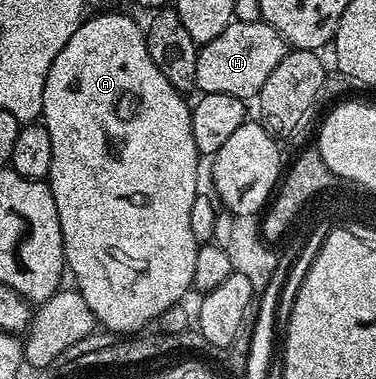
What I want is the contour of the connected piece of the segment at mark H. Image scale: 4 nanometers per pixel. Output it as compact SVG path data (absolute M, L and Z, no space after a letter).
M233 19L232 23L210 42L206 42L196 54L196 88L201 93L230 94L245 102L259 97L266 78L270 78L274 66L290 50L290 45L264 20Z

